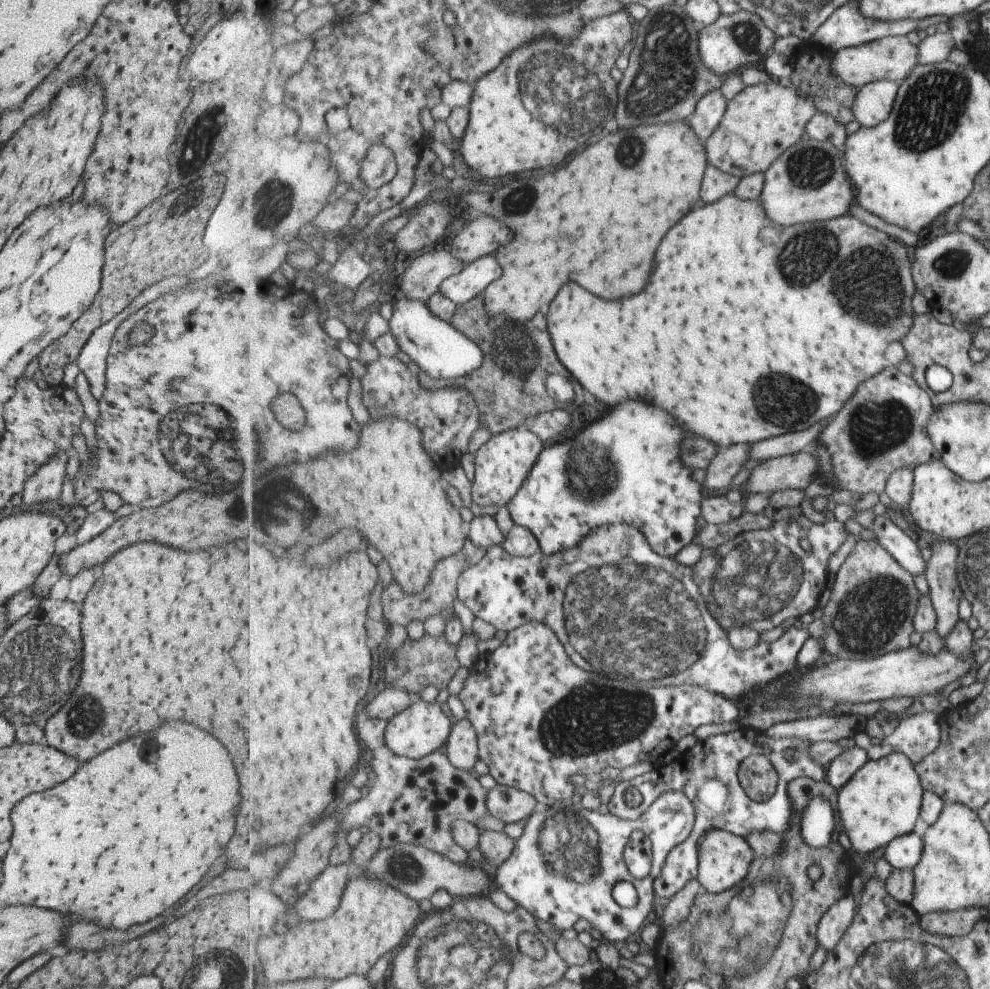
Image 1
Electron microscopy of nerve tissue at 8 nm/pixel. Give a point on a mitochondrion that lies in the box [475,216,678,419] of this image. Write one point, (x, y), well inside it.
(523, 361)

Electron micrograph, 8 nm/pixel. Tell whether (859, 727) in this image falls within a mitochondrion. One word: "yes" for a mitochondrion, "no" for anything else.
no

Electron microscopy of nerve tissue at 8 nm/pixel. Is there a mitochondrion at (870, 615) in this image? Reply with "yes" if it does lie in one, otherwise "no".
yes

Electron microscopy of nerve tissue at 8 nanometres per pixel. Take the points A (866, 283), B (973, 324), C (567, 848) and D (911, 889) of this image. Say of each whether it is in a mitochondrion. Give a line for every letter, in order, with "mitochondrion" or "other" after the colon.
A: mitochondrion
B: other
C: mitochondrion
D: other

